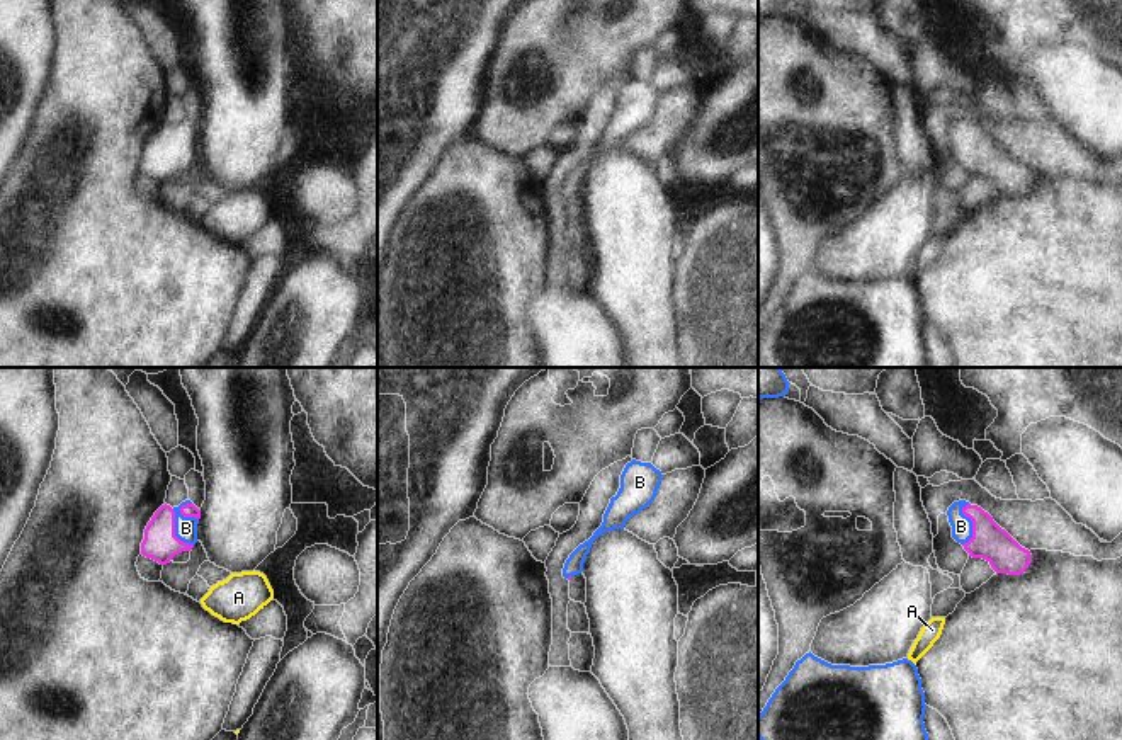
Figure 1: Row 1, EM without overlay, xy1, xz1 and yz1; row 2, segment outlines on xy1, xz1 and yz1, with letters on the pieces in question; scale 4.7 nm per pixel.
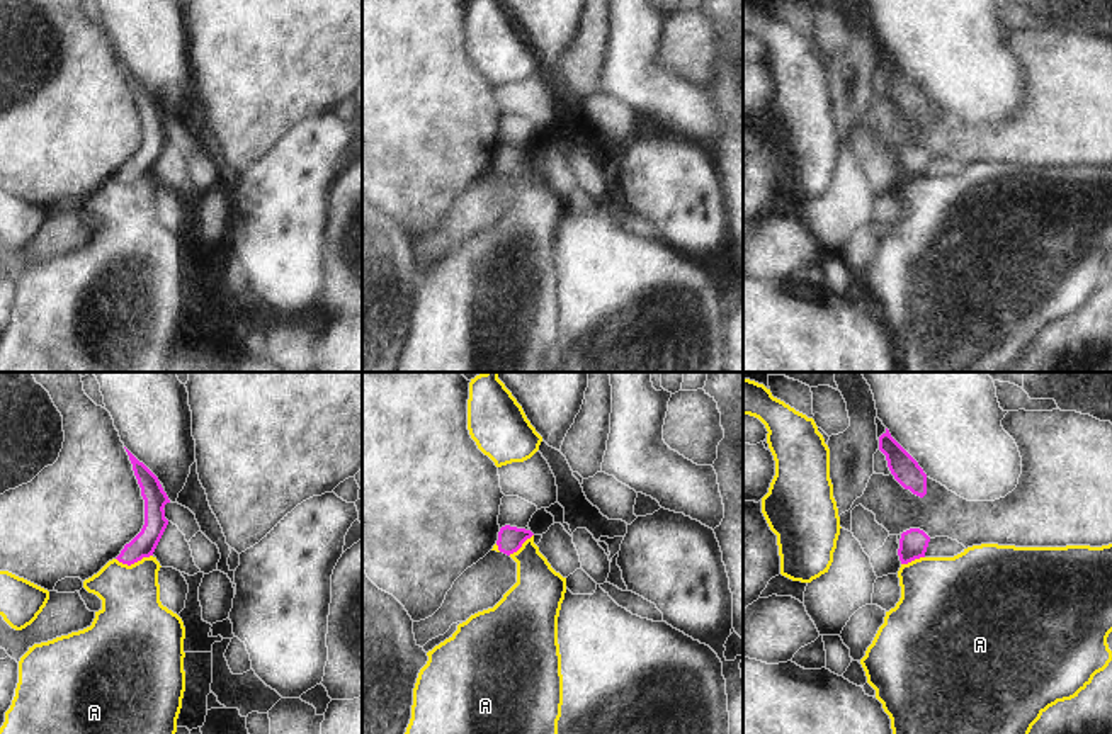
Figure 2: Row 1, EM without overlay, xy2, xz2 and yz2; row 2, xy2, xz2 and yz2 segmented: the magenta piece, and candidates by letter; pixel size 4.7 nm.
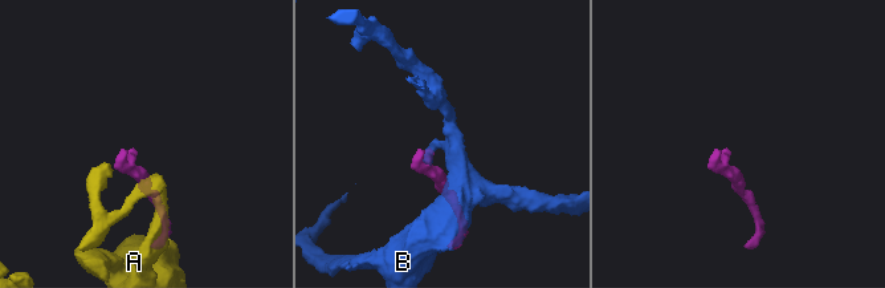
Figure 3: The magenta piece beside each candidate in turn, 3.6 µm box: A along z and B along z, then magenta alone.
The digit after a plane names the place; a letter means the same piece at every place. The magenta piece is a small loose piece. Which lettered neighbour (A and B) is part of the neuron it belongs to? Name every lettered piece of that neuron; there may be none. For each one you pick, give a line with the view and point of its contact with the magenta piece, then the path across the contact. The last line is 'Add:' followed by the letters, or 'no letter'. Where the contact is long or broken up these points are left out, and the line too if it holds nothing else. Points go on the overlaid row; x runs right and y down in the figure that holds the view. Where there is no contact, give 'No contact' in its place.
B: Touches magenta at yz1 (973, 524). Path across: yz1 (991, 543), (973, 524), (961, 526)
Add: B.

